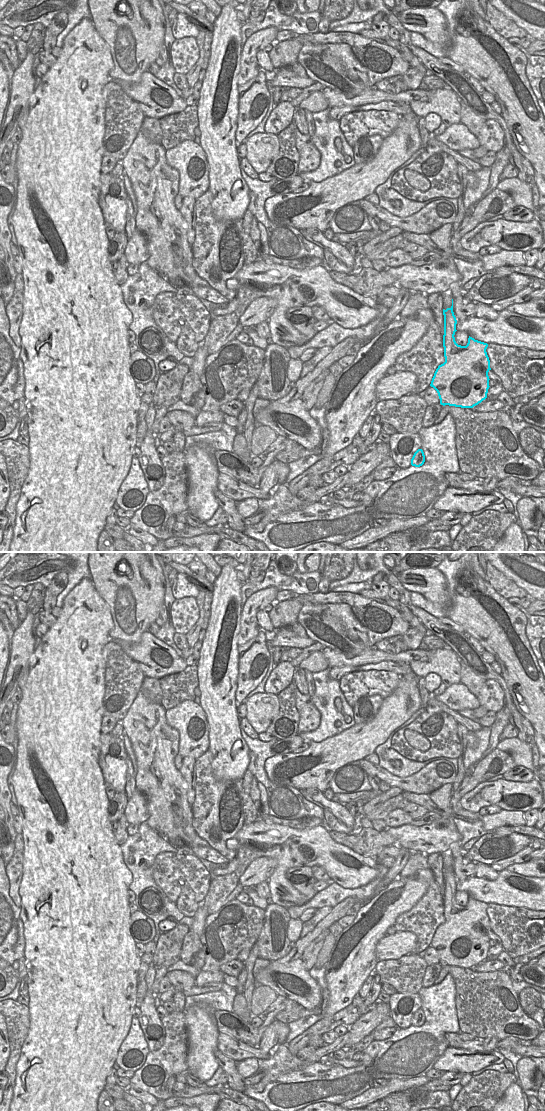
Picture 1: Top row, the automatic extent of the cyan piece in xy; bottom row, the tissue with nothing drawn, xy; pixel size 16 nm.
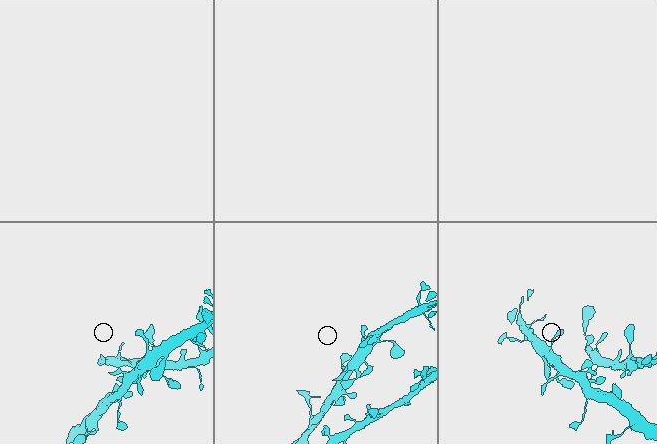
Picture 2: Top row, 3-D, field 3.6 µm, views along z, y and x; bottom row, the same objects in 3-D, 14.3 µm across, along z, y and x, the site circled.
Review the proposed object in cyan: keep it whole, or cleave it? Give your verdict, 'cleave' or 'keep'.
keep

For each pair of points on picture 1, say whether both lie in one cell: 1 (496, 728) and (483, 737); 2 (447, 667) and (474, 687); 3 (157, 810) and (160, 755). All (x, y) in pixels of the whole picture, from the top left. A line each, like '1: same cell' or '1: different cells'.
1: different cells
2: different cells
3: same cell

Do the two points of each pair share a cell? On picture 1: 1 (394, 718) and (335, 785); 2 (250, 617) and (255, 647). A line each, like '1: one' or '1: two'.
1: two
2: two

